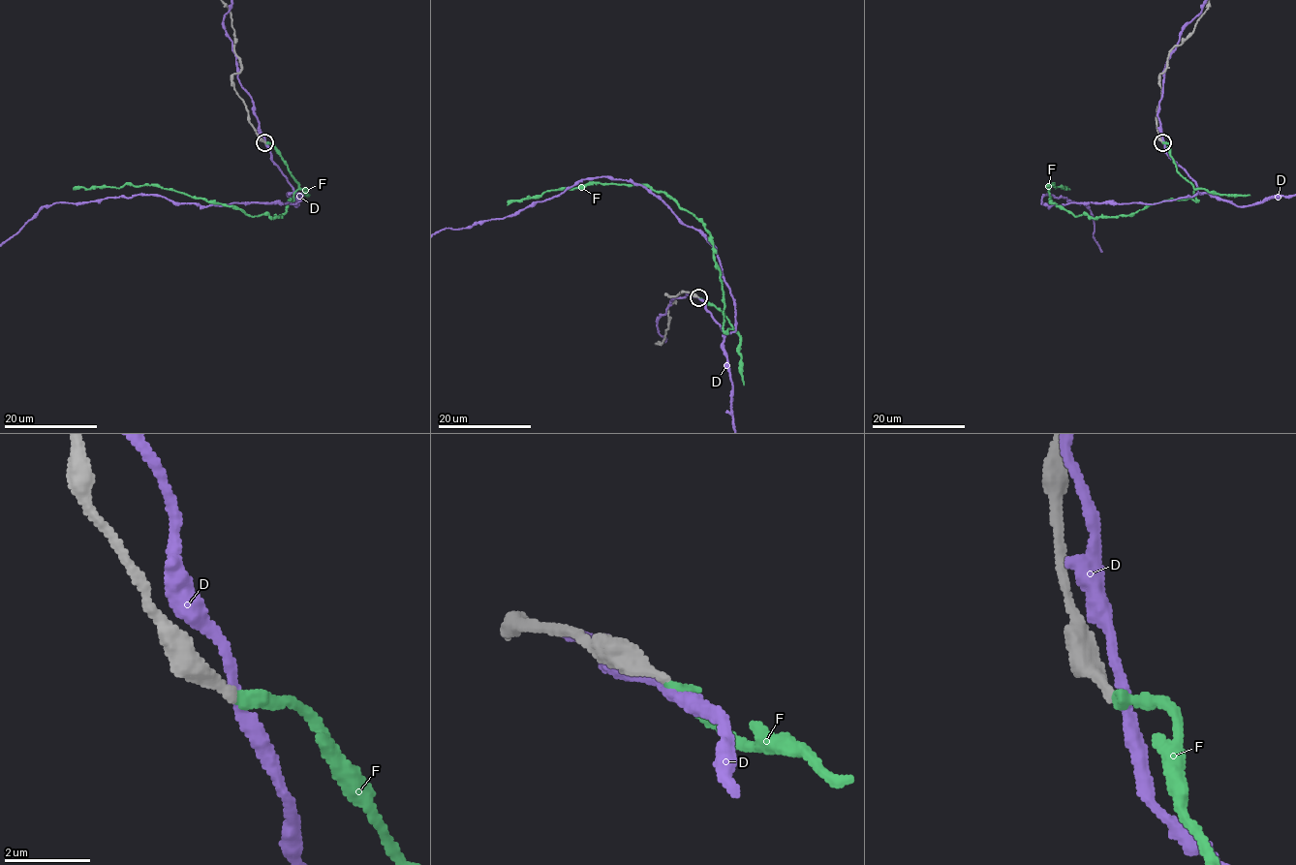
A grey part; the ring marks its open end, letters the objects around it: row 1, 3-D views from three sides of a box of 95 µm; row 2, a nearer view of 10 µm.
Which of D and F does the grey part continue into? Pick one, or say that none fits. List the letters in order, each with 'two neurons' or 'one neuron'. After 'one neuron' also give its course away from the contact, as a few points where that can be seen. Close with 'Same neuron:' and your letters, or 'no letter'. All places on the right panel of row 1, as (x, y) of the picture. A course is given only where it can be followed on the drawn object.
D: two neurons
F: one neuron | via (1163, 142), (1196, 200), (1164, 200), (1126, 216), (1091, 218), (1074, 216), (1050, 200), (1050, 185), (1069, 189)
Same neuron: F

